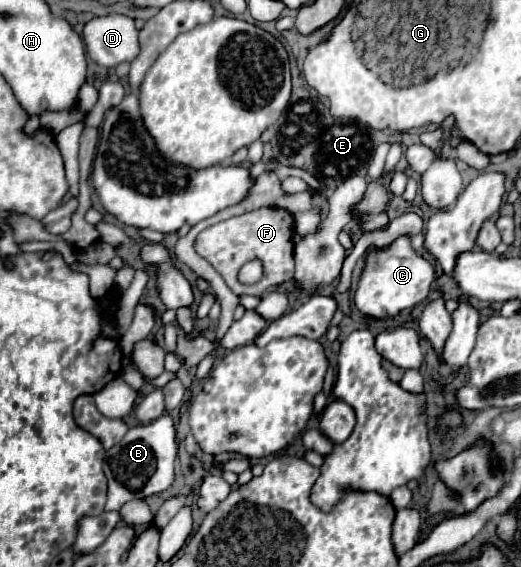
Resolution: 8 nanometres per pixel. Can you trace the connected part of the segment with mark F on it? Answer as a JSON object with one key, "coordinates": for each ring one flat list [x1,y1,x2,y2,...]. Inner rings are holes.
{"coordinates":[[264,206,264,208,234,216,230,220,218,222,218,224,202,230,194,242,194,250,214,266,214,270,226,280,228,288,234,294,238,294,238,296,250,294,250,296,260,298,268,288,280,286,280,284,292,280,292,276,294,276,292,234,294,234,292,214,284,208],[254,258,264,262,264,278,252,286,244,286,236,280,236,274,242,268,242,264,246,264,248,260,254,260]]}

